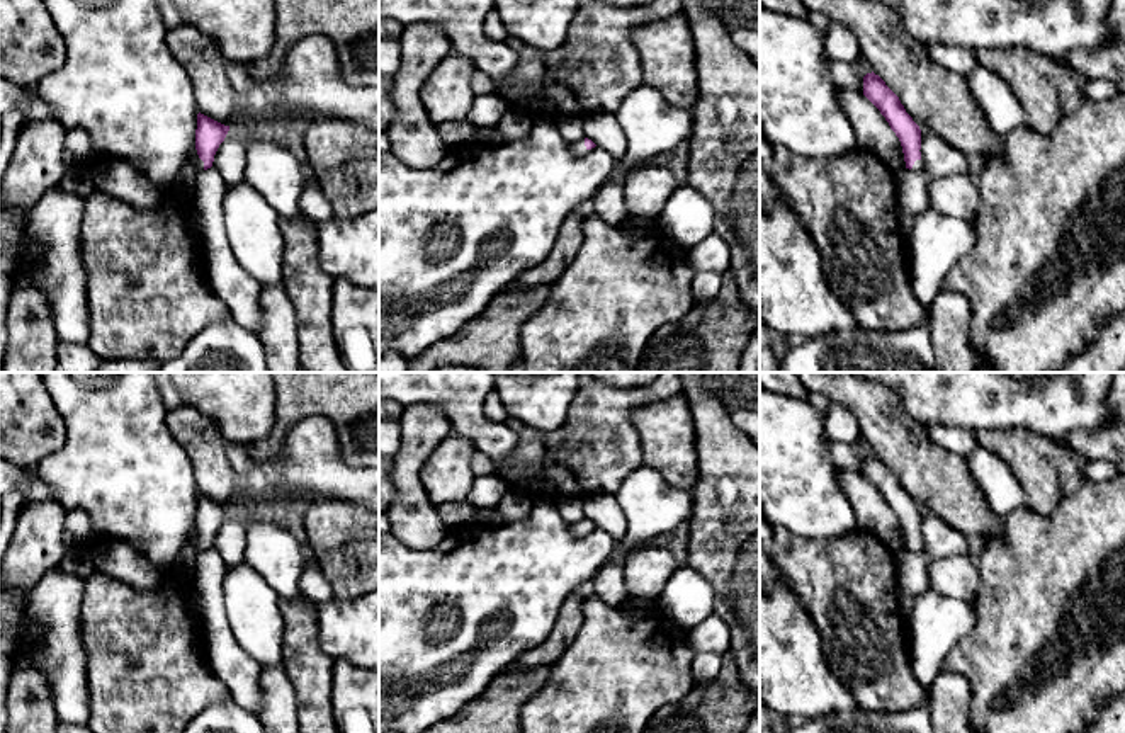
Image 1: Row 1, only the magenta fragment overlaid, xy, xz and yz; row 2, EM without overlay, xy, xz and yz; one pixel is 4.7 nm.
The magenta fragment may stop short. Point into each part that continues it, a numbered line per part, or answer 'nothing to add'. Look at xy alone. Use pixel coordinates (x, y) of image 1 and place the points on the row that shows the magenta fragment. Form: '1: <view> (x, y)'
1: xy (186, 181)

